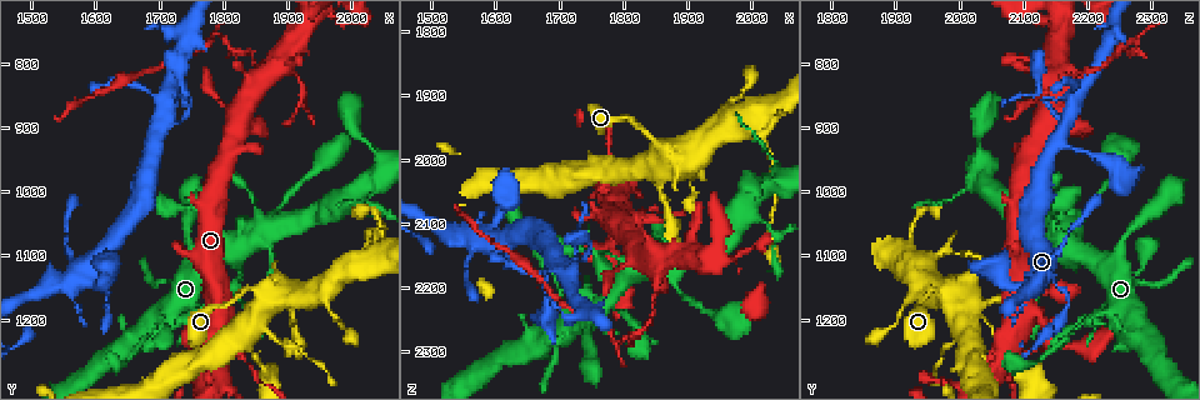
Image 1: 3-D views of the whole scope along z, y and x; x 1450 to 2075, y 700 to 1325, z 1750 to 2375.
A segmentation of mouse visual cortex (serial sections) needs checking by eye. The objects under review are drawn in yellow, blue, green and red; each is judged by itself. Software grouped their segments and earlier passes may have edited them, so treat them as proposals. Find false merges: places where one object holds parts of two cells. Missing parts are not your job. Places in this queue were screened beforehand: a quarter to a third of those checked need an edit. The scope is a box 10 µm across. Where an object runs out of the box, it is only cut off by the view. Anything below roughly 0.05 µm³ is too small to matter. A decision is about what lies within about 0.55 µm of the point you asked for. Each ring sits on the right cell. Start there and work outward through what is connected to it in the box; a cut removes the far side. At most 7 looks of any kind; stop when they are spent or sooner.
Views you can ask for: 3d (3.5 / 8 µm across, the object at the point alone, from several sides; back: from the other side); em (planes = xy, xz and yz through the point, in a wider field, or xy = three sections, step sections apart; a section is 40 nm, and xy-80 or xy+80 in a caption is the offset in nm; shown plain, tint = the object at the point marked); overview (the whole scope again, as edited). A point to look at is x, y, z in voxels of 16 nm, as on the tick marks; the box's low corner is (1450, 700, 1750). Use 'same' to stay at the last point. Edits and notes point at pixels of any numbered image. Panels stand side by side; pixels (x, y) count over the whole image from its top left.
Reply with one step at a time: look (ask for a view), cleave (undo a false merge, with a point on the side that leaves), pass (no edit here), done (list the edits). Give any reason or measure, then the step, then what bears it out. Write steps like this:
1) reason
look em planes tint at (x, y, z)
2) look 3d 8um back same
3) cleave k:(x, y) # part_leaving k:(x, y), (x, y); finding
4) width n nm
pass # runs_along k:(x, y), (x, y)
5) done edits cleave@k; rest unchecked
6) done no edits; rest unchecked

thin arm on a thick one
look 3d 3.5um at (1710, 865, 2180)

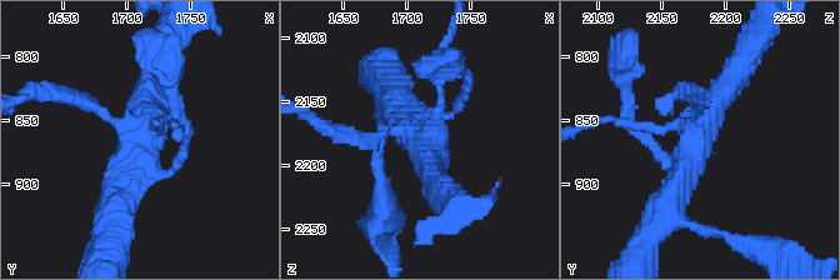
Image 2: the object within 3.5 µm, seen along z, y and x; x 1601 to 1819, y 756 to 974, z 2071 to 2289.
shape alone is not enough
look em xy step 1 tint at (1708, 866, 2176)

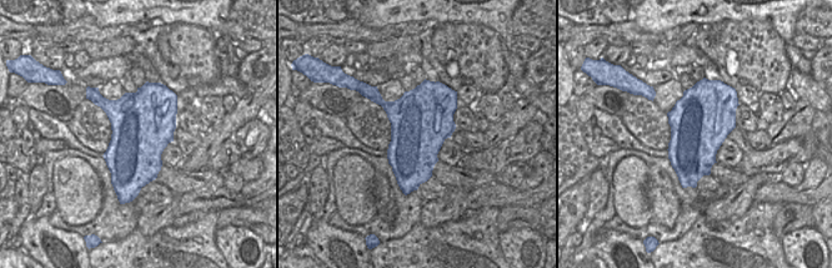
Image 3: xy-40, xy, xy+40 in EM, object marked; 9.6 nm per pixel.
pass # runs_along 2:(660, 214), (736, 73); one cell here

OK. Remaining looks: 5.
thick turns thin
look 3d 3.5um at (2025, 1100, 1975)

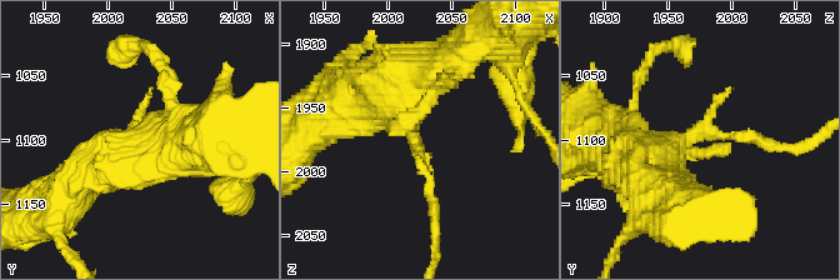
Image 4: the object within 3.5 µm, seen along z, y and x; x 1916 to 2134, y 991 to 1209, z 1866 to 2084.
look em xy step 1 tint at (2020, 1094, 1976)

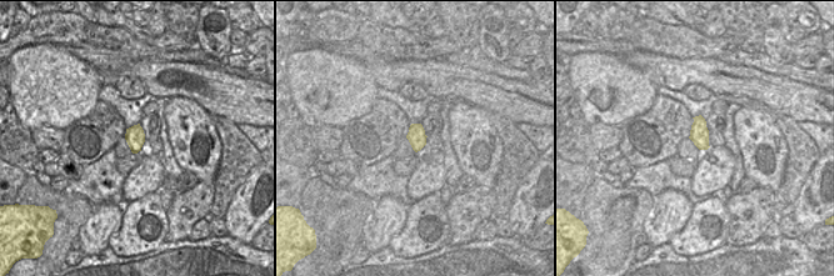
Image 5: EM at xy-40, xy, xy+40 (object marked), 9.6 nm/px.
pass # runs_along 4:(369, 96), (408, 121), (434, 211); continuous, no second cell

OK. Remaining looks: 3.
two arms at a narrow angle
look 3d 3.5um at (1705, 1190, 2210)

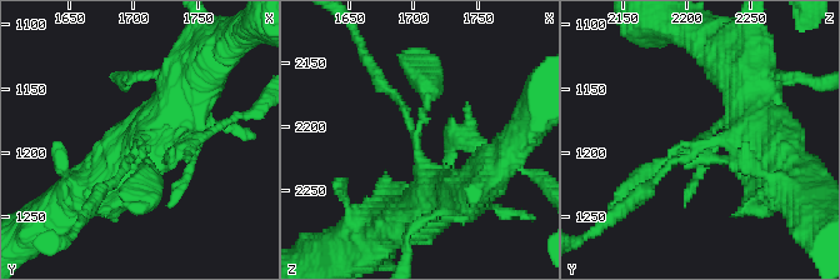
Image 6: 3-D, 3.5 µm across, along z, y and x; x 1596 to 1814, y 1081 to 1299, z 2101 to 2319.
arm_widths 100, 200, 600 nm
pass # runs_along 6:(753, 118), (759, 136), (701, 144), (644, 190); all the same cell

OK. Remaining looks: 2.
done no edits; rest unchecked

